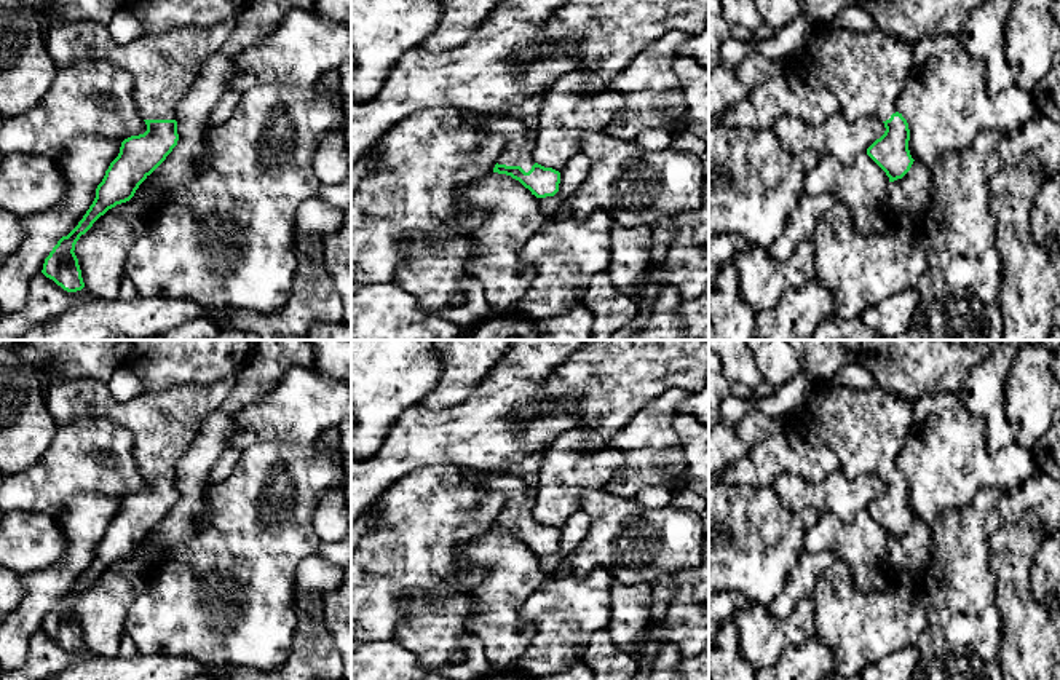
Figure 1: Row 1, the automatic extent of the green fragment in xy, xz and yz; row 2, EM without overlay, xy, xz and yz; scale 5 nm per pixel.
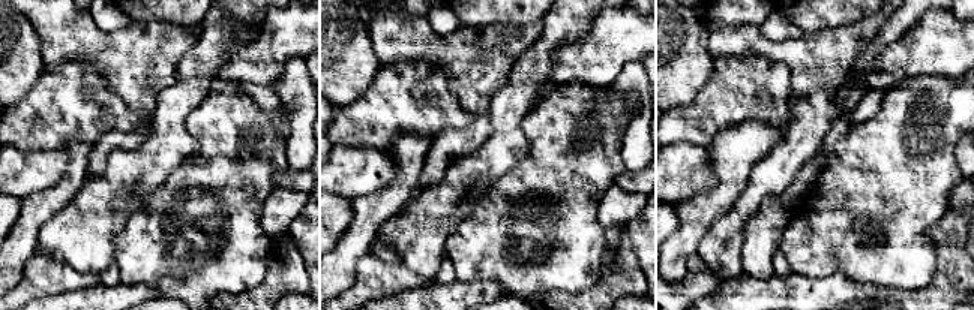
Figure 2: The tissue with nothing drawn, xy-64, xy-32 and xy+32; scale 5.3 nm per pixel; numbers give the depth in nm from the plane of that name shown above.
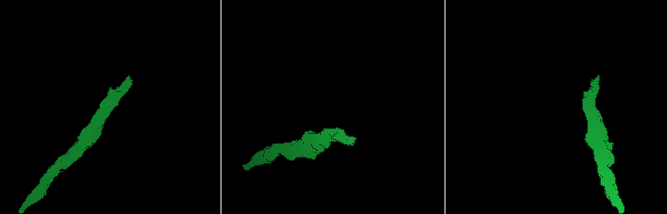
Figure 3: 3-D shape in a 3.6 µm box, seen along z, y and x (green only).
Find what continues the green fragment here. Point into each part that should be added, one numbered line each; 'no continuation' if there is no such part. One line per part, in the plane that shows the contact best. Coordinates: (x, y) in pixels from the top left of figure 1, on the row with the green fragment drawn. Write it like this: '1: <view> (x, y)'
1: xz (519, 146)

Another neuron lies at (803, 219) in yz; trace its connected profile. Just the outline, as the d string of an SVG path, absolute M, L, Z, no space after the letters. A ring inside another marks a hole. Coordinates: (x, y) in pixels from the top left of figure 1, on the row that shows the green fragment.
M827 192L816 196L801 195L800 201L789 212L785 228L774 244L766 247L768 255L774 260L787 260L803 241L813 241L821 217L833 201L833 195Z

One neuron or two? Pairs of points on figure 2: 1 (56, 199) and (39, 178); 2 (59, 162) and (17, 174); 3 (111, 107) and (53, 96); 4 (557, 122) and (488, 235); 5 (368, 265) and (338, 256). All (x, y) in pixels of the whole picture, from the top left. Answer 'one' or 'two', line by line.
1: two
2: one
3: one
4: one
5: two

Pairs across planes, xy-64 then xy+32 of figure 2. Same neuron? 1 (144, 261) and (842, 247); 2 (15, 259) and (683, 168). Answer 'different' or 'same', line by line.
1: same
2: different

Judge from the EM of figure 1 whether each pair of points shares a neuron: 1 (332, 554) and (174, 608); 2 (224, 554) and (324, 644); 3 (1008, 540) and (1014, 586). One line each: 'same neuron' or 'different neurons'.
1: different neurons
2: different neurons
3: same neuron

